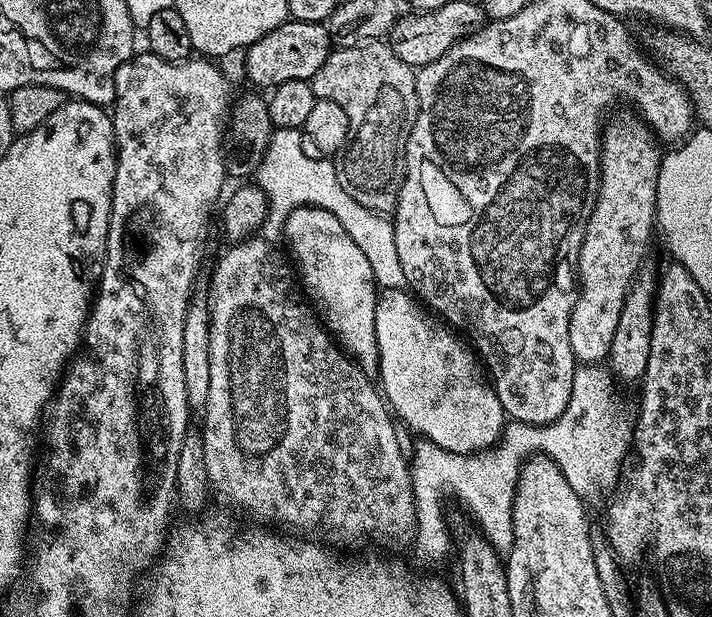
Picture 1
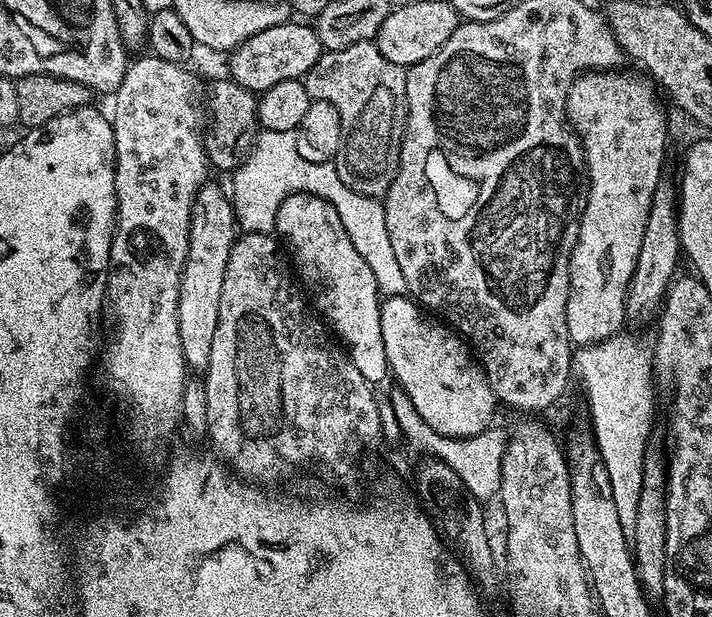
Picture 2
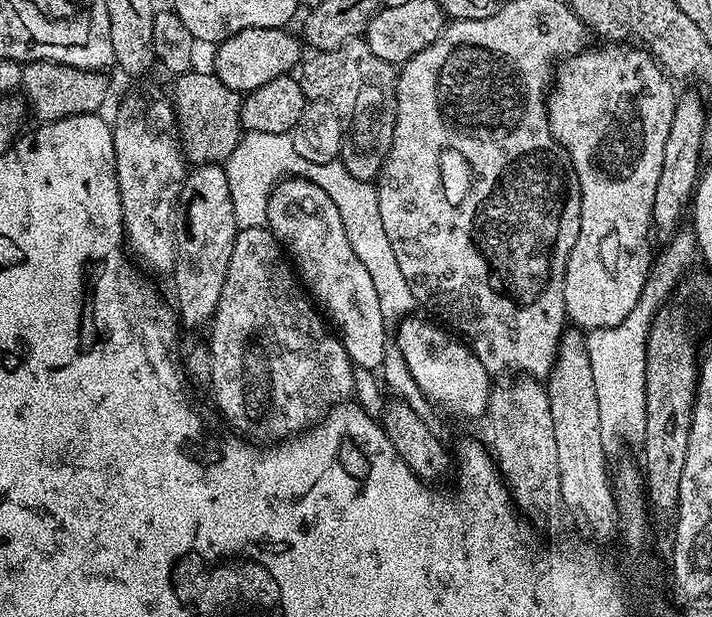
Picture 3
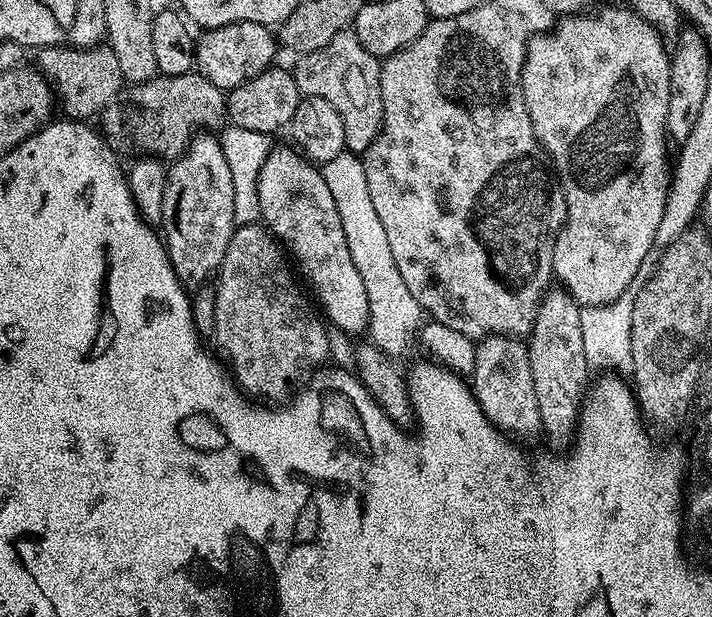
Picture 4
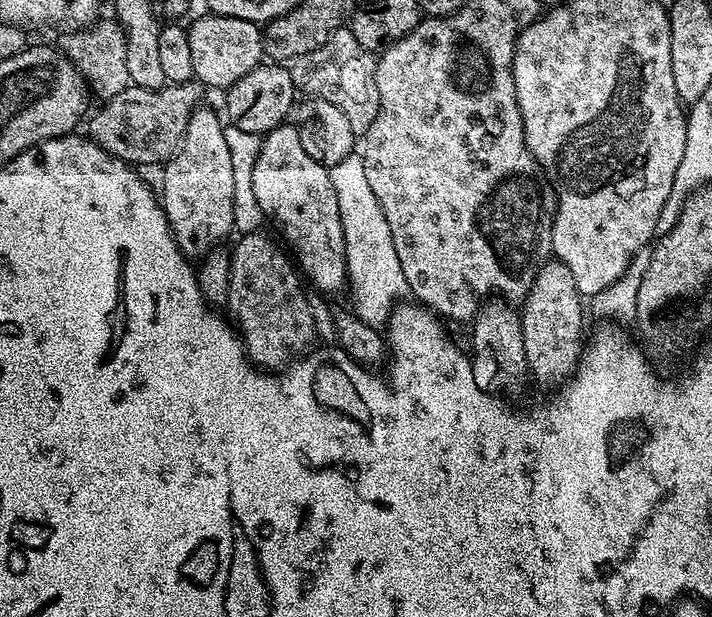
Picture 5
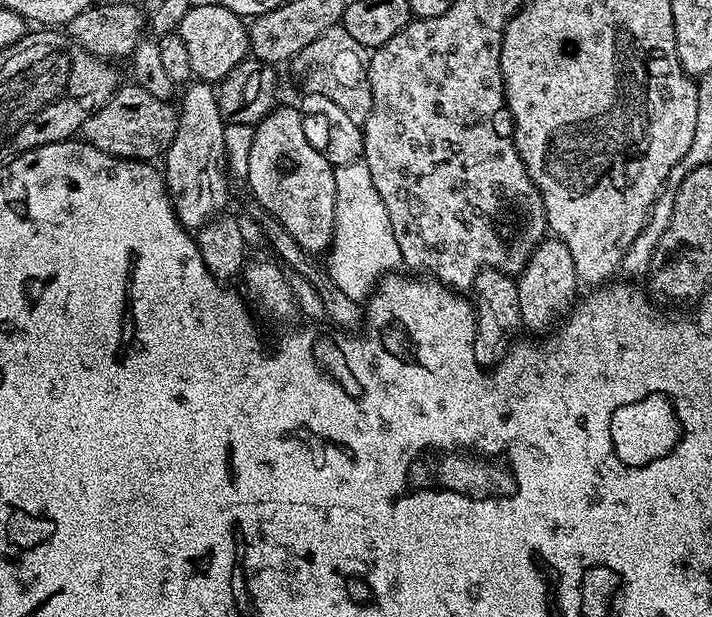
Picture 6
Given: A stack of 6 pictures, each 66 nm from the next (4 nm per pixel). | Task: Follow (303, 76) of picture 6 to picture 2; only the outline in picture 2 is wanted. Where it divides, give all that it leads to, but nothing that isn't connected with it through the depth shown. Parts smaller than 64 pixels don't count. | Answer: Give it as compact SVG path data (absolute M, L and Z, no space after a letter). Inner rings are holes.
M372 40L345 49L321 51L318 62L302 77L312 101L330 102L338 110L344 139L335 161L338 178L358 194L383 198L400 165L400 143L408 121L406 68L384 58Z

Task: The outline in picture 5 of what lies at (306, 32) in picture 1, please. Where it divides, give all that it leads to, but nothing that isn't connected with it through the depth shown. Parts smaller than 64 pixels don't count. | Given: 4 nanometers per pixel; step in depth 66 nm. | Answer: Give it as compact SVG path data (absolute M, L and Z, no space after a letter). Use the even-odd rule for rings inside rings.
M203 15L187 25L190 50L194 53L194 77L205 89L230 89L265 59L261 25L233 16Z

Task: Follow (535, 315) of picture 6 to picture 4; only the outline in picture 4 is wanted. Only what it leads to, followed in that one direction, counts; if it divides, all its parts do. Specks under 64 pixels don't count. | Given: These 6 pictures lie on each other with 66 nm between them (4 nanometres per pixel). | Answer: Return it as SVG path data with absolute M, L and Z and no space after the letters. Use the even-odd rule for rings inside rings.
M545 292L540 313L536 316L536 327L532 329L527 345L530 374L534 374L534 394L538 397L540 427L543 435L548 435L548 444L552 448L564 448L573 443L590 388L590 369L586 362L586 350L582 350L580 310L581 305L569 292Z

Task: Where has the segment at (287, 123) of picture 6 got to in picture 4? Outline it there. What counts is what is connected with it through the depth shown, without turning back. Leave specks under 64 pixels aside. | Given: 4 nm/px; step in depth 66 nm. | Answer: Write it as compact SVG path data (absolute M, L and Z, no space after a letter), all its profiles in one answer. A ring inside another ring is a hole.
M280 146L275 147L271 155L268 156L266 162L260 174L258 176L258 182L256 183L256 193L258 194L258 202L260 203L260 220L266 225L269 232L280 241L281 245L286 249L287 255L291 257L294 261L296 259L295 267L298 269L300 267L299 275L302 277L304 275L304 280L306 283L312 287L311 295L314 297L316 295L315 303L328 311L328 316L326 315L326 320L333 329L341 328L344 332L360 332L363 333L368 327L368 315L370 314L370 306L368 305L368 298L366 296L366 282L362 282L362 274L358 270L358 266L354 266L354 258L350 258L350 246L346 246L346 230L342 230L342 218L338 214L338 206L334 206L334 194L330 194L330 186L326 186L326 178L324 177L323 171L317 165L313 164L311 160L305 160L303 155L295 147L289 146L289 148L280 148Z

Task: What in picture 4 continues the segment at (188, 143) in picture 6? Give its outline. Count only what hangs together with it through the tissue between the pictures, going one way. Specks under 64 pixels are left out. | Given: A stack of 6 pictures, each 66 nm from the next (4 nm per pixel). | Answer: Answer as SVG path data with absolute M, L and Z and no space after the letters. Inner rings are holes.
M215 135L193 136L187 152L167 169L160 220L162 225L164 224L162 239L180 283L189 290L205 287L219 273L222 258L226 258L226 246L230 246L230 238L238 227L234 218L234 181L230 178L230 166L222 154L222 146Z

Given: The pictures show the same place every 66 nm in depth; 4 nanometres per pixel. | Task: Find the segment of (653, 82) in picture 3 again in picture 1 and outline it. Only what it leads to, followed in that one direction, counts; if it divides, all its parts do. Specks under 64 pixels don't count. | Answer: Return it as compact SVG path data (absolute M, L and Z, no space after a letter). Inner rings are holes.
M613 115L600 137L600 189L582 242L576 305L570 314L570 350L580 364L600 364L607 361L610 342L614 342L614 330L618 327L619 316L622 315L628 287L632 285L632 279L636 277L640 265L645 263L647 256L644 255L648 252L648 243L652 236L654 240L656 187L662 148L659 148L661 145L657 137L643 119L639 115L631 115Z

